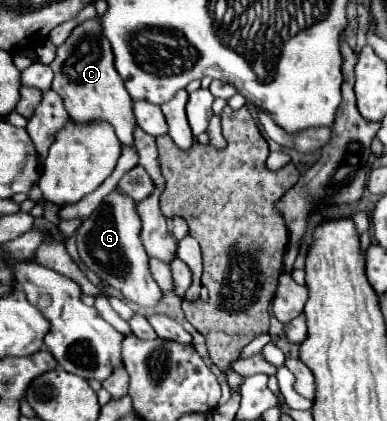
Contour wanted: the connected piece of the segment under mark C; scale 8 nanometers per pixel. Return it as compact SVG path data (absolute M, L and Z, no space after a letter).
M99 19L85 21L71 33L71 37L57 49L57 59L51 63L51 69L55 73L51 89L63 97L69 117L75 123L107 121L113 125L123 147L135 145L133 131L137 123L133 117L133 101L113 65L113 51L109 41L101 35Z

